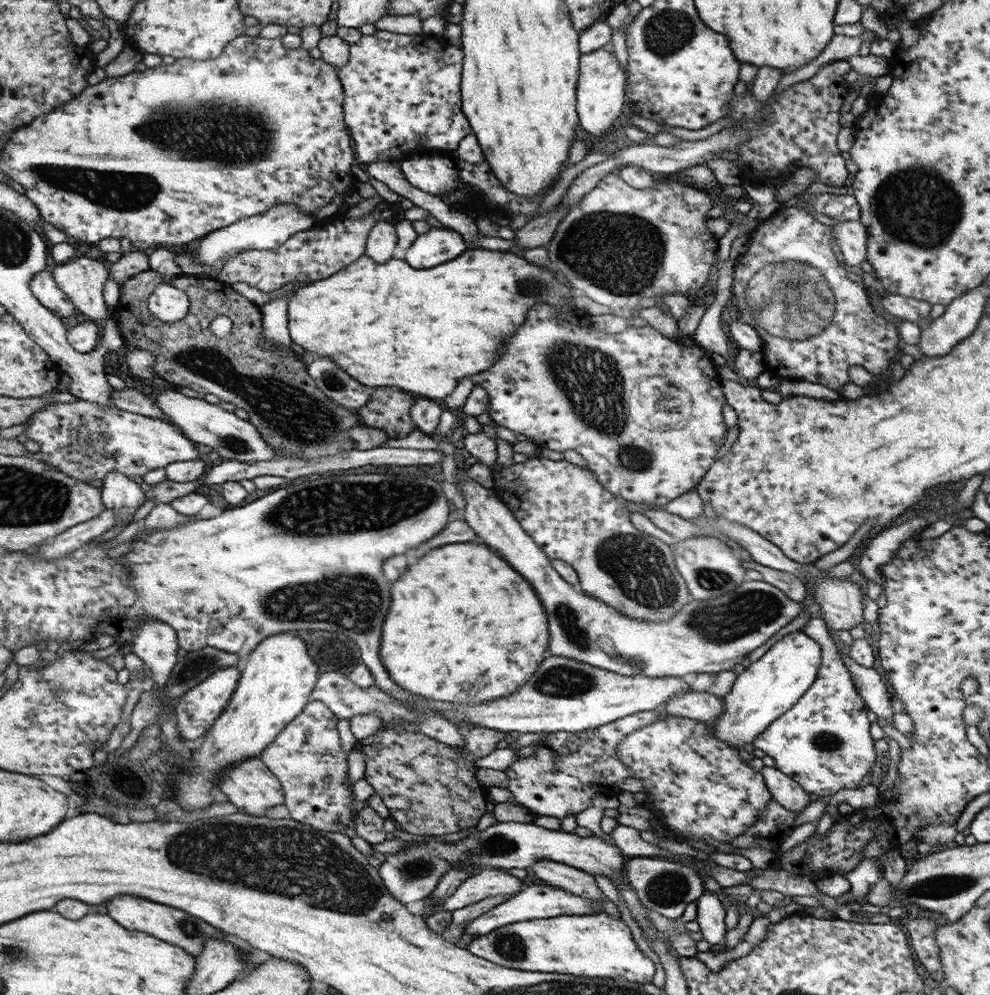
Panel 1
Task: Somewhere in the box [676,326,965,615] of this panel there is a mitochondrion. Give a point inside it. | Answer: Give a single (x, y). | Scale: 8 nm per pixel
(709, 578)

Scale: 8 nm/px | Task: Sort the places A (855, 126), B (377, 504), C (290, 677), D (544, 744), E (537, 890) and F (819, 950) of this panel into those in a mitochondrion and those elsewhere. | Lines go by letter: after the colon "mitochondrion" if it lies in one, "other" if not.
A: other
B: mitochondrion
C: other
D: other
E: other
F: other

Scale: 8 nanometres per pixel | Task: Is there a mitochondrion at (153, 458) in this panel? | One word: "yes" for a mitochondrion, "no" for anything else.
no

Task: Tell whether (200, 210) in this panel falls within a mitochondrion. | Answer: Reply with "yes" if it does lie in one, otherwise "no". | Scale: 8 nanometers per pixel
no

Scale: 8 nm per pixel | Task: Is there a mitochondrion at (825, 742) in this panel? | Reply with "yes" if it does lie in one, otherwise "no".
yes

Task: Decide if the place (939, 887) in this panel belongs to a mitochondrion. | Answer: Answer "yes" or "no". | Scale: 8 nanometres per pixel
yes

